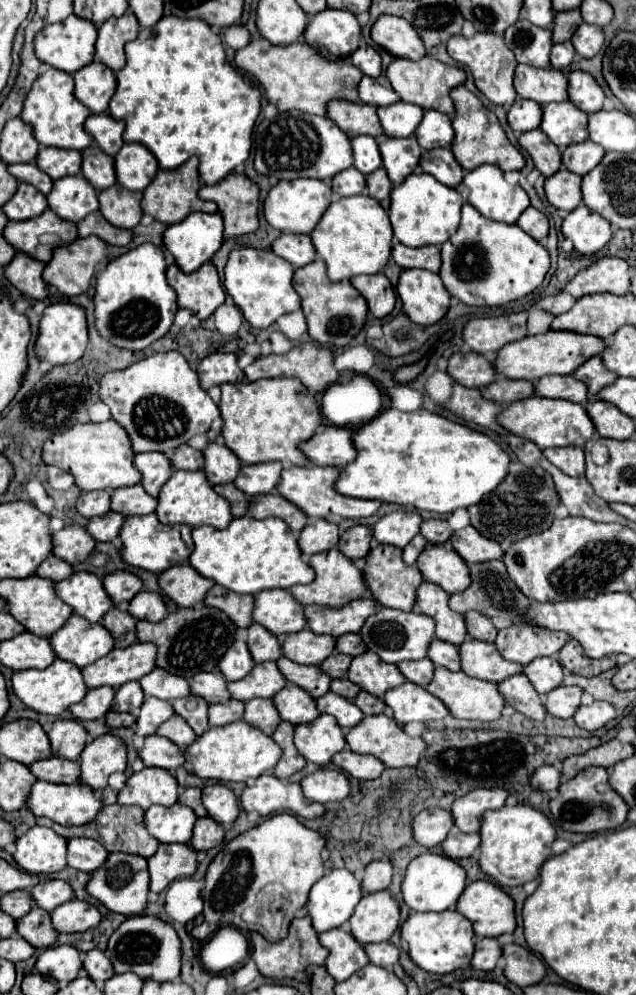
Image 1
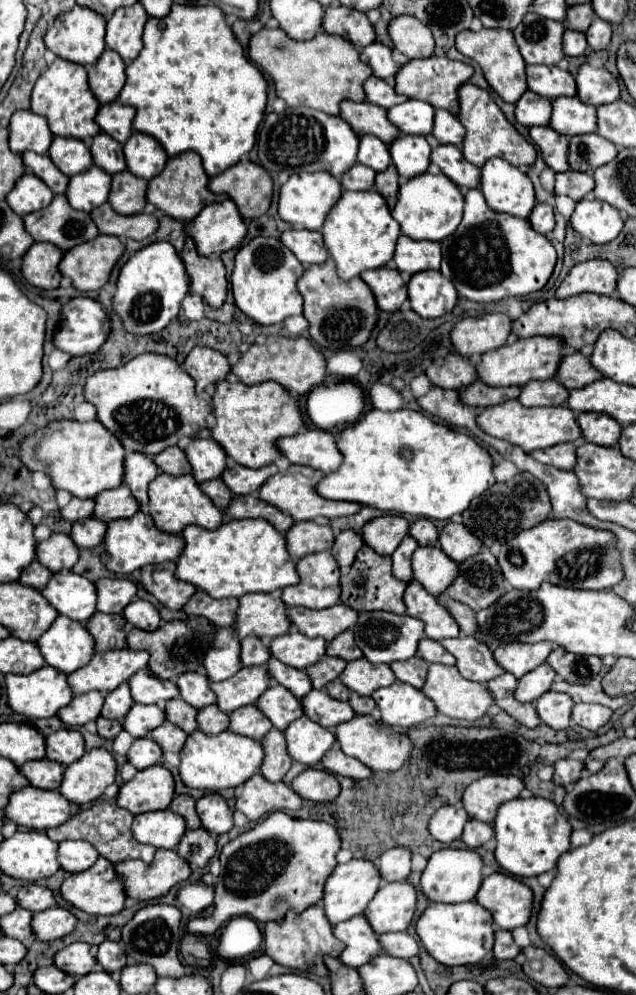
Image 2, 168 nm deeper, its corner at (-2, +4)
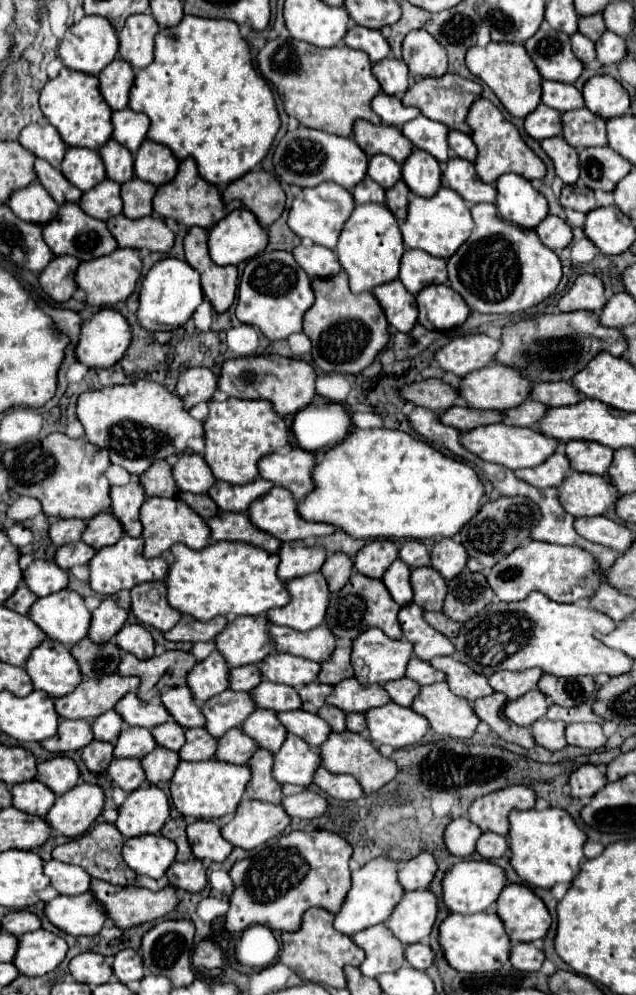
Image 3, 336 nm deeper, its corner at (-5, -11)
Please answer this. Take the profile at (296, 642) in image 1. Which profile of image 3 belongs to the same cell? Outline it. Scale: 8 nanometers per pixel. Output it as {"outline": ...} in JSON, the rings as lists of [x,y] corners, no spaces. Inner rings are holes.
{"outline":[[[269,654],[261,664],[259,672],[265,680],[287,684],[293,688],[301,688],[313,680],[317,680],[319,664],[313,660],[297,658],[297,656],[285,656],[285,654]]]}

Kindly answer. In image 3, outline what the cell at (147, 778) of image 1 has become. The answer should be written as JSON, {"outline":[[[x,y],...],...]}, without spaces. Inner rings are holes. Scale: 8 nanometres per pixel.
{"outline":[[[157,786],[137,788],[119,808],[119,818],[115,822],[117,830],[125,838],[135,838],[143,834],[157,834],[165,820],[169,818],[169,800]]]}

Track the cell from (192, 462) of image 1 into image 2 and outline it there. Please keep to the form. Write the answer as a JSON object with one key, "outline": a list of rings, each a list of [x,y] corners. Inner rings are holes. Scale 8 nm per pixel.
{"outline":[[[174,445],[170,449],[164,449],[164,453],[158,453],[154,457],[154,463],[164,473],[170,473],[170,475],[188,475],[188,473],[192,473],[190,461],[188,461],[186,453],[178,445]]]}

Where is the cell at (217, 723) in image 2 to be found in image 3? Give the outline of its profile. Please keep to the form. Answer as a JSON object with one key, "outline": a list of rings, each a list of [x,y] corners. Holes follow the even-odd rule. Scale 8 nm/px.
{"outline":[[[191,728],[185,730],[185,744],[179,750],[179,758],[185,762],[211,760],[215,750],[217,750],[217,740],[211,738],[205,732],[205,728]]]}

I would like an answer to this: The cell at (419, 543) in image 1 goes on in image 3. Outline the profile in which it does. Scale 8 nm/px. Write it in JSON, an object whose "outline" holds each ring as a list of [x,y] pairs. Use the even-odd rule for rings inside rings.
{"outline":[[[395,560],[391,564],[391,568],[385,572],[383,576],[383,584],[389,590],[391,598],[399,604],[405,606],[413,600],[413,590],[411,590],[411,582],[409,582],[409,574],[411,570],[405,568],[405,564],[401,564],[401,560]]]}

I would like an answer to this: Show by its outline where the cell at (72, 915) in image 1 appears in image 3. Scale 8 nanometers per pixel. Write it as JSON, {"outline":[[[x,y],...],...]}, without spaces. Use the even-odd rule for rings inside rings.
{"outline":[[[37,930],[19,936],[19,946],[13,964],[19,974],[37,978],[53,972],[65,960],[65,954],[67,942],[61,936],[47,930]]]}

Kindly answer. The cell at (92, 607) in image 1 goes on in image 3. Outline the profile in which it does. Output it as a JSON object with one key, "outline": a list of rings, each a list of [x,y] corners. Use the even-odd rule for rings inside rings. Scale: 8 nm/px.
{"outline":[[[69,588],[39,598],[27,616],[49,640],[57,640],[63,646],[73,646],[83,640],[91,624],[91,612],[85,608],[83,598]]]}

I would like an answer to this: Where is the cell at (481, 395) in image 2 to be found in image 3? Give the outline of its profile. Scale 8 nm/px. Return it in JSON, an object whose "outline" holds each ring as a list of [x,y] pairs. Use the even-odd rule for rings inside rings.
{"outline":[[[453,406],[449,410],[445,410],[443,414],[439,414],[439,422],[445,426],[453,426],[461,432],[473,430],[477,426],[485,426],[485,424],[495,424],[503,420],[503,412],[485,412],[485,410],[475,410],[475,408],[465,408],[465,406]]]}

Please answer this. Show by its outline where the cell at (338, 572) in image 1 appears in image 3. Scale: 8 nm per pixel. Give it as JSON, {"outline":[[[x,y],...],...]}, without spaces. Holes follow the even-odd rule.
{"outline":[[[307,574],[285,582],[291,596],[289,604],[283,608],[273,608],[267,612],[267,620],[277,626],[287,626],[297,632],[315,628],[325,618],[325,608],[329,604],[327,580],[319,574]]]}

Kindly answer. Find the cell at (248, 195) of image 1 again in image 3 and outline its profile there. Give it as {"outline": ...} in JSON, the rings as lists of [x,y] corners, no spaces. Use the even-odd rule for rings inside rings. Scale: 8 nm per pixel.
{"outline":[[[253,170],[229,184],[223,192],[223,200],[241,200],[257,220],[267,228],[285,210],[285,192],[279,180],[265,170]]]}

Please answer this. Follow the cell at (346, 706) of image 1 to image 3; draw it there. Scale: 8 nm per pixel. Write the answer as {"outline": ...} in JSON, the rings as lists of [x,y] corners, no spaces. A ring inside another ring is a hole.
{"outline":[[[303,710],[279,712],[277,718],[281,720],[281,724],[289,734],[303,738],[311,748],[317,748],[331,734],[331,728],[323,724],[323,720],[317,714],[311,712],[303,712]]]}

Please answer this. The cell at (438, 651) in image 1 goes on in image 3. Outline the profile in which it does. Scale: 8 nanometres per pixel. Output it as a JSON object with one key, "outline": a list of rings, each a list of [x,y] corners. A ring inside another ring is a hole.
{"outline":[[[413,656],[409,660],[405,676],[411,678],[411,680],[415,680],[419,686],[429,686],[429,684],[435,684],[435,682],[443,682],[445,680],[445,674],[443,672],[435,672],[429,662],[417,660],[417,656]]]}

